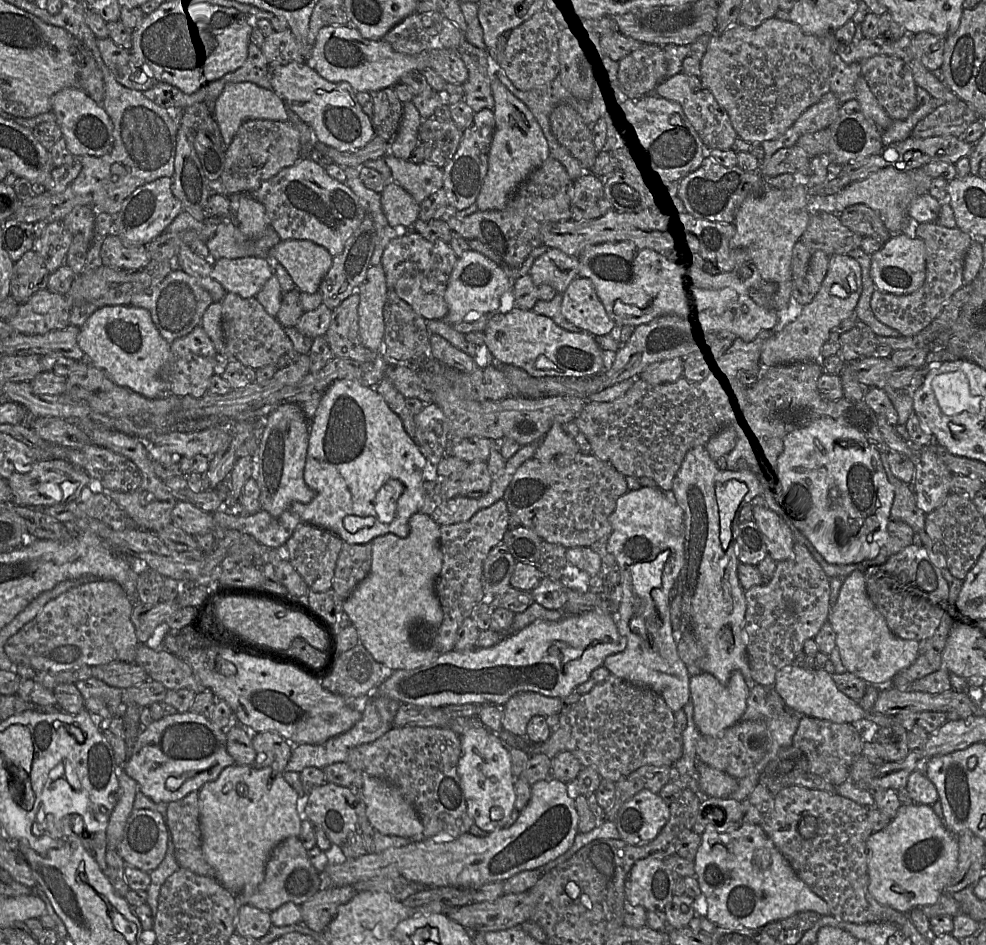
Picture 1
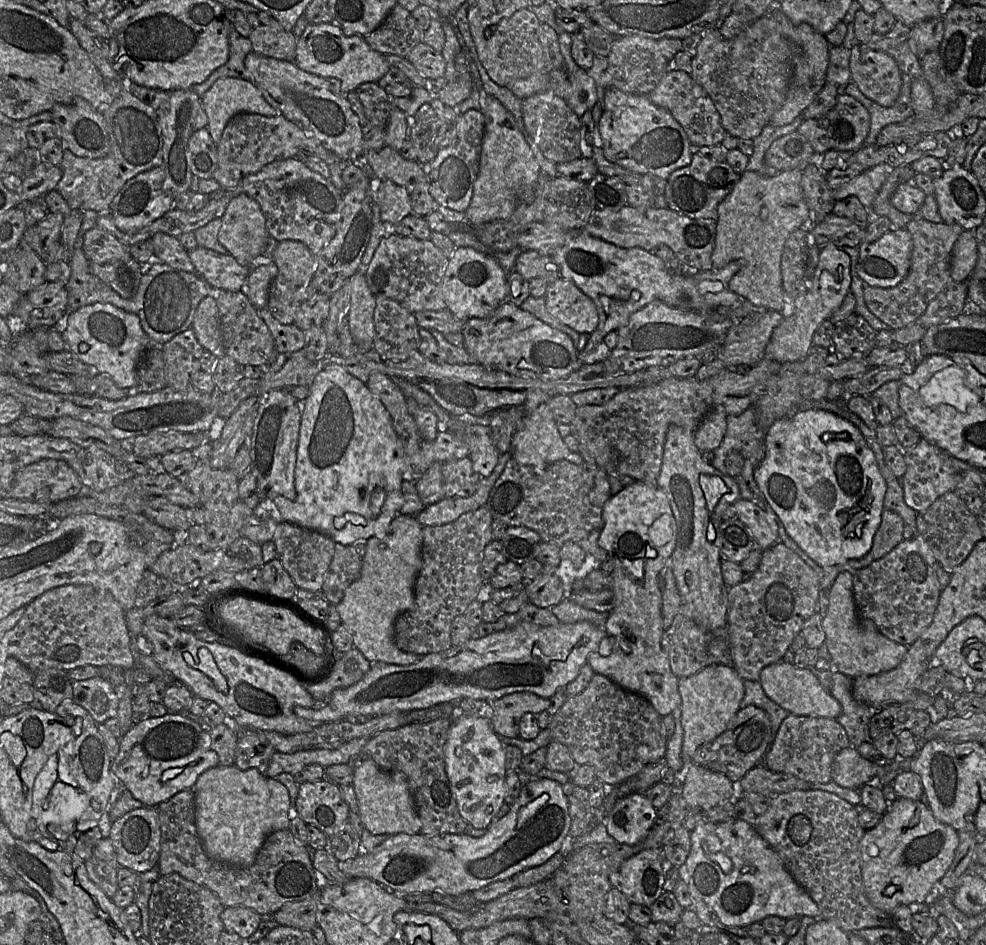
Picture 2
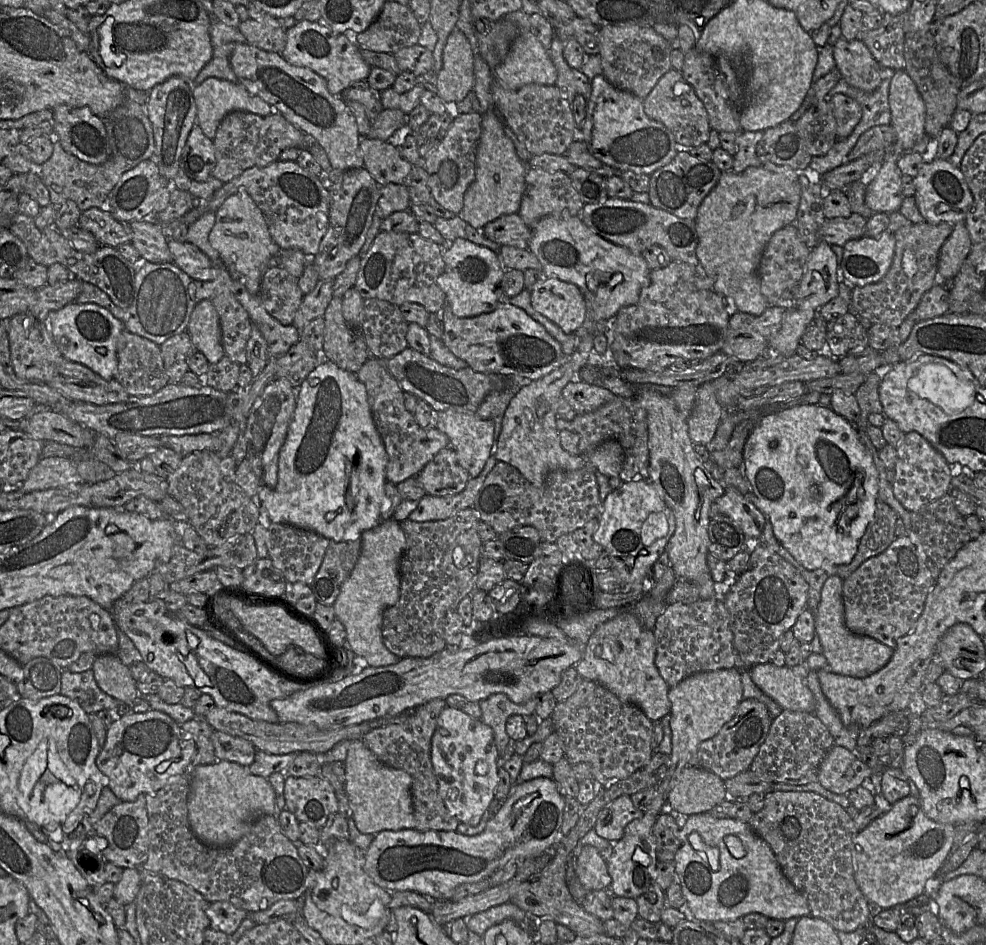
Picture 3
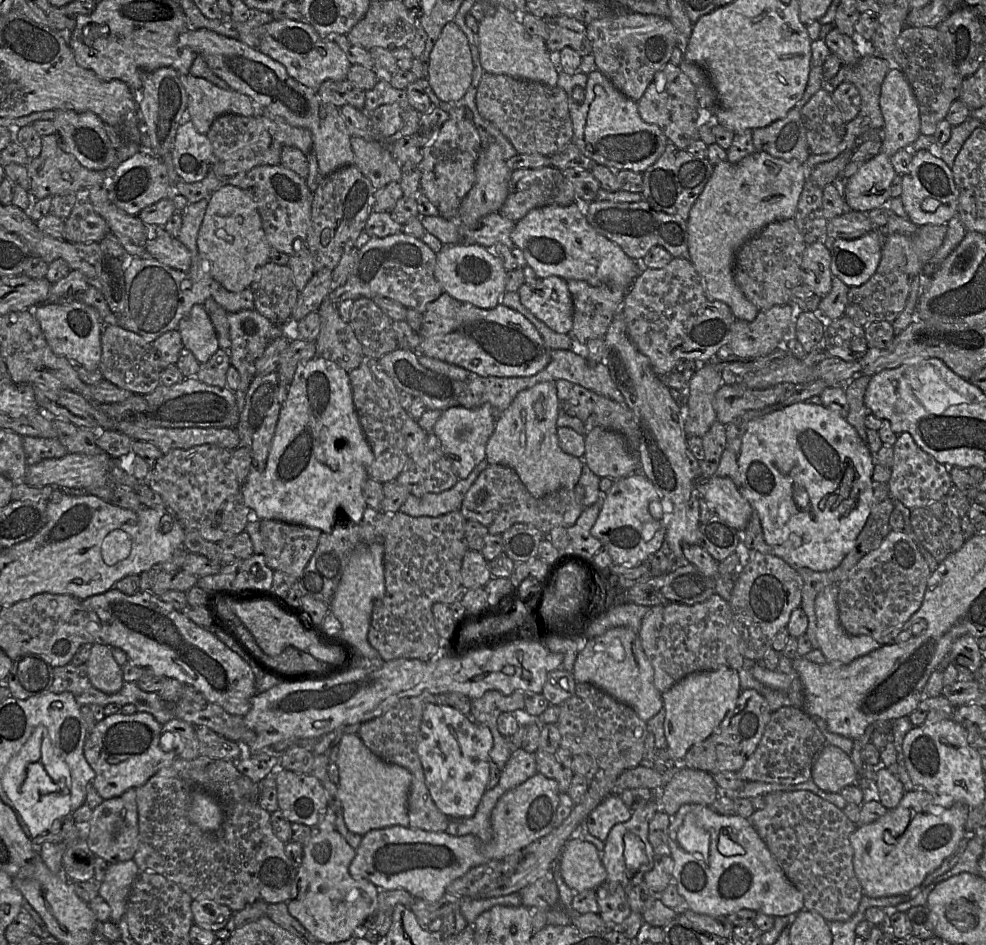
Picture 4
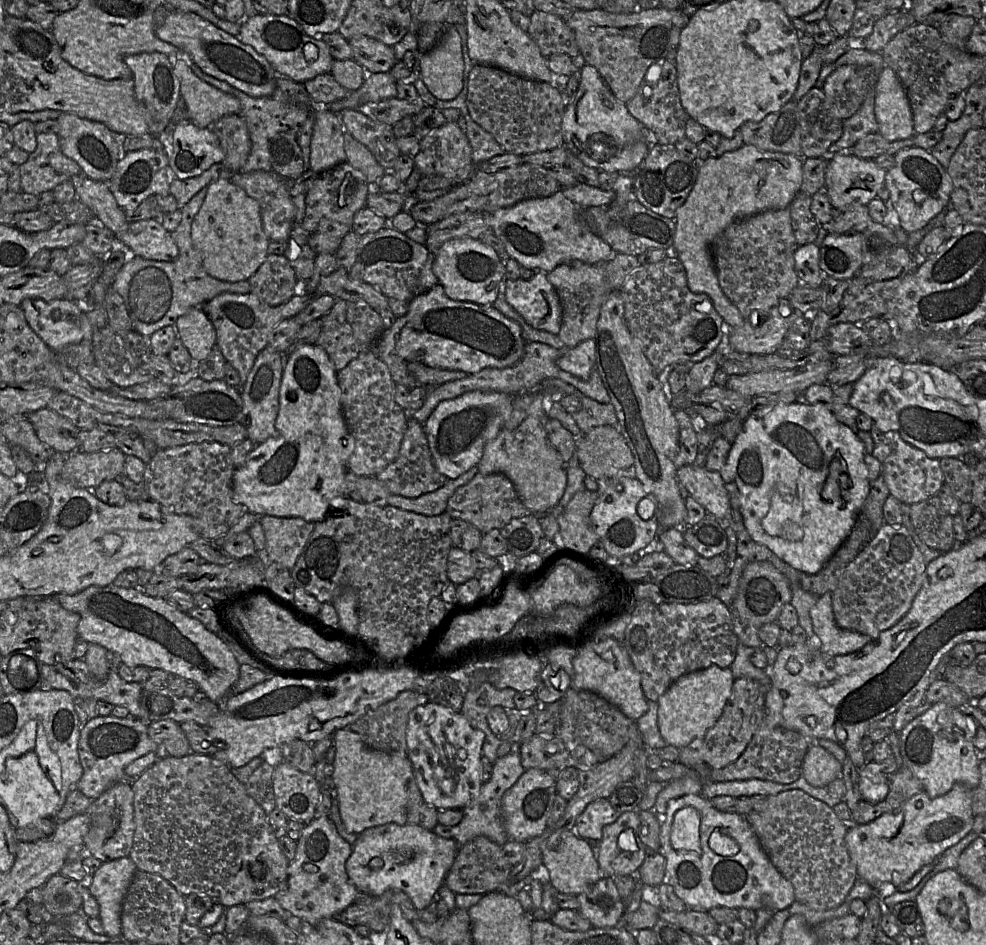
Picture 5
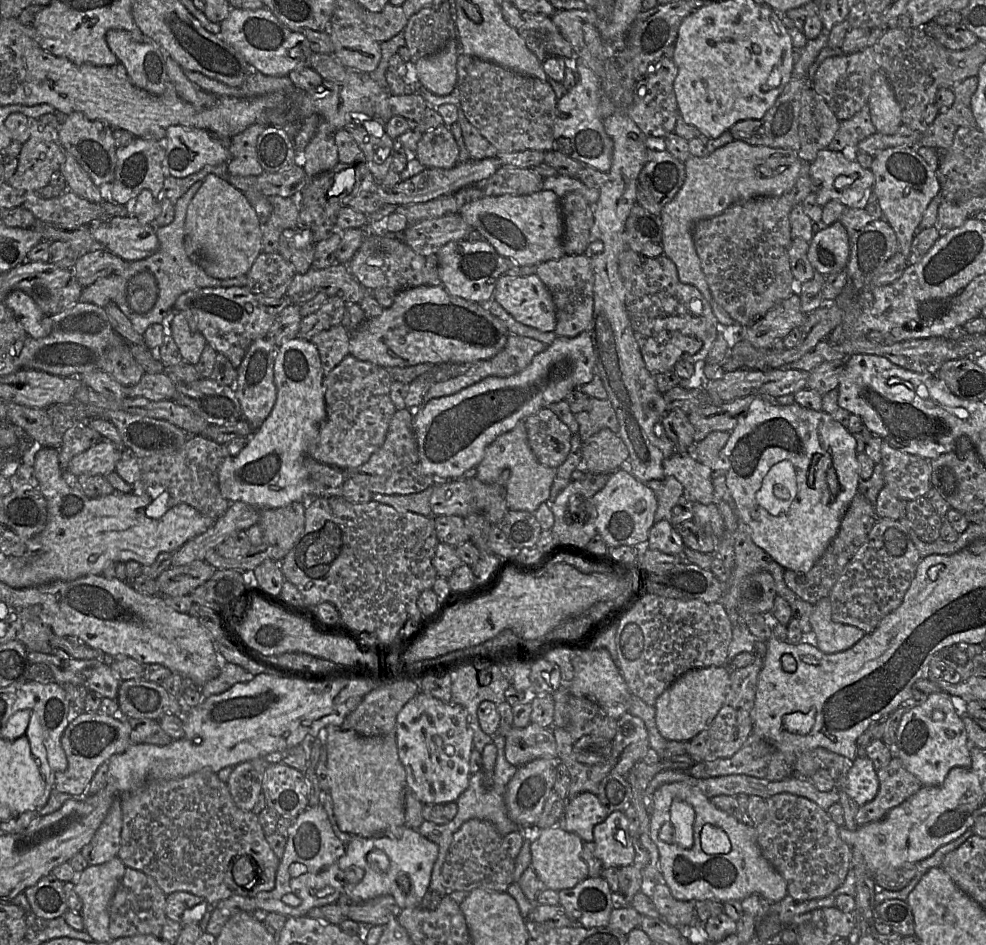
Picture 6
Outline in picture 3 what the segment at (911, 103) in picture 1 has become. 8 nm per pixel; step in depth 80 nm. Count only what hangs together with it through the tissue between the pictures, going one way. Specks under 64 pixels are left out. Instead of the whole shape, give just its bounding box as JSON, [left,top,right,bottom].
[833,37,881,92]

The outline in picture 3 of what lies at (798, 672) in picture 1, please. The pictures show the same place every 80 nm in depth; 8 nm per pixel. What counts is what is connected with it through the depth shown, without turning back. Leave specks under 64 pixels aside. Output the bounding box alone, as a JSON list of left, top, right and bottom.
[749,664,814,713]

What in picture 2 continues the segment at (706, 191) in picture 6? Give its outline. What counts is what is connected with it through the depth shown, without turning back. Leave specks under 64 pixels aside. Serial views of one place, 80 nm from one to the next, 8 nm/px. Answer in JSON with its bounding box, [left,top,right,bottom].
[711,170,808,312]

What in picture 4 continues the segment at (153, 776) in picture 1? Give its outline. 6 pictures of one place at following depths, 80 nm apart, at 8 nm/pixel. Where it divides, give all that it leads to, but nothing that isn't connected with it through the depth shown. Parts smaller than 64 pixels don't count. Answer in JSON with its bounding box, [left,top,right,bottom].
[84,712,180,800]

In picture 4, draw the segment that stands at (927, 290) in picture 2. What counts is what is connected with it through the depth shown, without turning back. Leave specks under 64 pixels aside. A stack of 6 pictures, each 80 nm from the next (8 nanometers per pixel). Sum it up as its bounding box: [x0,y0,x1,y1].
[845,226,947,325]

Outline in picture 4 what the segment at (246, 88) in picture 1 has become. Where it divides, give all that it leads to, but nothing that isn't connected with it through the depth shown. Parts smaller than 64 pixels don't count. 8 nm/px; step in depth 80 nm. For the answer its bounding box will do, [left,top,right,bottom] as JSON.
[180,74,263,135]

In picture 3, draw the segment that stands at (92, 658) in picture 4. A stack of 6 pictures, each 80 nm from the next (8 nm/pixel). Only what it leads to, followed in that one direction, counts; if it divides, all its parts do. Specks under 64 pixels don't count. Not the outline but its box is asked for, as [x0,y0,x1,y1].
[92,653,140,705]

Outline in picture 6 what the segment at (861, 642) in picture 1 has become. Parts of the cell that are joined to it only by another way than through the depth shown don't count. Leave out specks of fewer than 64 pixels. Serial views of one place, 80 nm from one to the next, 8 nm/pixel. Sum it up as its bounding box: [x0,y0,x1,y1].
[810,596,866,654]

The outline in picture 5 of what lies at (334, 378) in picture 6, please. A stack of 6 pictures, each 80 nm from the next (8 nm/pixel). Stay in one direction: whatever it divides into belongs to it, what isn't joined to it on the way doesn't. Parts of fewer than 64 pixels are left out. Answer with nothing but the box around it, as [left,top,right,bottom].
[337,350,411,477]

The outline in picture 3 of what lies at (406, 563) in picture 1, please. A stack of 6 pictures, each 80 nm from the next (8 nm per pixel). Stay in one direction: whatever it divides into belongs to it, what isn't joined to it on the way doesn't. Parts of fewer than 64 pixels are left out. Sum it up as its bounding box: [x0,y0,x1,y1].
[332,518,406,666]

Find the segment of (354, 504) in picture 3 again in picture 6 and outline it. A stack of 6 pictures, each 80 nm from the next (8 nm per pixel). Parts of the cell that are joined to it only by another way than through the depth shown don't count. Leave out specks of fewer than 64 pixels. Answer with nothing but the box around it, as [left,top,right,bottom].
[218,336,326,509]

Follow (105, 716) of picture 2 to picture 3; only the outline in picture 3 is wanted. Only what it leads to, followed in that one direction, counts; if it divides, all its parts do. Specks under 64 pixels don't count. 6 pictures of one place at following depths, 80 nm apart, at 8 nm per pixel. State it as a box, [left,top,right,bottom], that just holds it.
[61,669,120,714]

